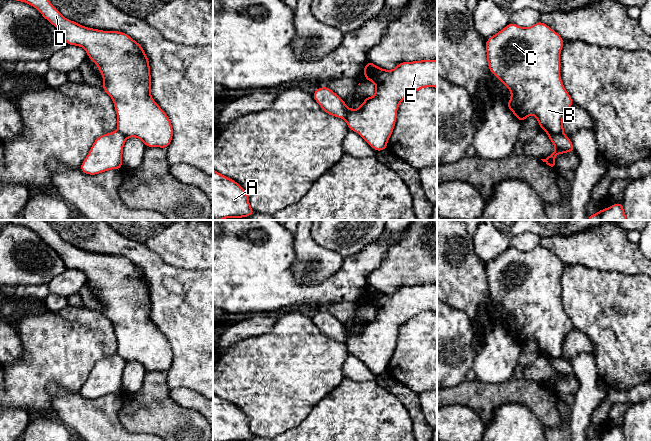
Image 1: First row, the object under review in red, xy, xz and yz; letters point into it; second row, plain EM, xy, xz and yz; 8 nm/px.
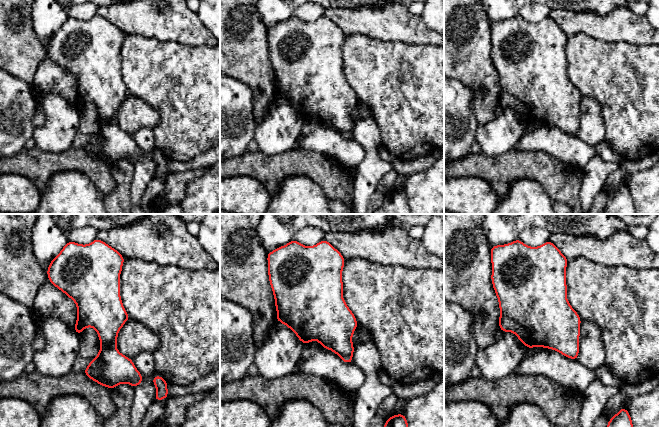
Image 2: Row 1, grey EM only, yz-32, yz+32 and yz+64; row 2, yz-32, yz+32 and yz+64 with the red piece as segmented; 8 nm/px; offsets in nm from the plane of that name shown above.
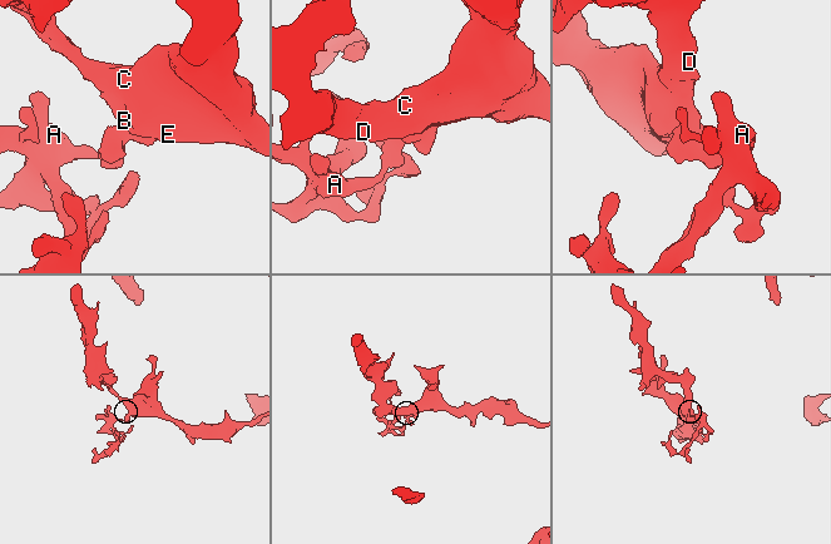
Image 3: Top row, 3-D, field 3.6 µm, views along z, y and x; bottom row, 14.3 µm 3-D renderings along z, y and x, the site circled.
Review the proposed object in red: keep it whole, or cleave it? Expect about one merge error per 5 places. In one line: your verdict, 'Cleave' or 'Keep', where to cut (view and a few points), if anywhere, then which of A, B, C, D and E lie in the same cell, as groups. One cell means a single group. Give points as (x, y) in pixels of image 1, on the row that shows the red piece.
Cleave. Split along yz (546, 131), (563, 134). Groups: A / B C D E

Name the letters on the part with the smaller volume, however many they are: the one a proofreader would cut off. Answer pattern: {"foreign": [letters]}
{"foreign": ["A"]}

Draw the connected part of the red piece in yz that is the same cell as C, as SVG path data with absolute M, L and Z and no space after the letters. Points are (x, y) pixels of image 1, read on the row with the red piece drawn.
M539 21L528 28L510 22L485 43L490 72L511 92L507 107L521 123L531 114L537 118L542 130L555 134L564 134L563 118L566 111L574 104L560 78L560 53L564 42L557 32Z

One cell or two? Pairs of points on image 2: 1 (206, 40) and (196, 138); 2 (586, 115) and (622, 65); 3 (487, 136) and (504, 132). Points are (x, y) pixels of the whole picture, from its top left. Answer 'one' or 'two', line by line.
1: two
2: two
3: one

